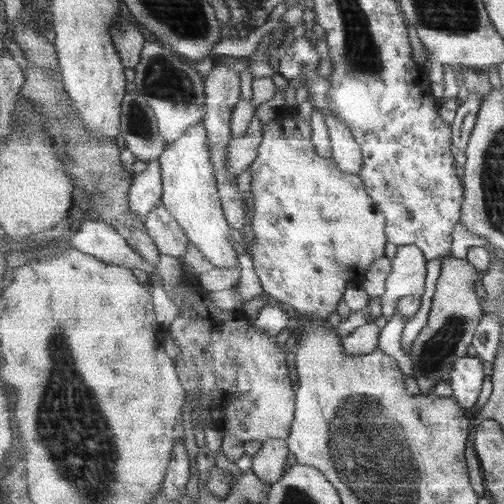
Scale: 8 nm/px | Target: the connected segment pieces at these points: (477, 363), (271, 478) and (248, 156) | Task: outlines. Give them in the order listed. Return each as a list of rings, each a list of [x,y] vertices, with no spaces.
[[[477,356],[461,357],[450,372],[449,380],[454,390],[454,397],[467,411],[471,410],[481,394],[483,380],[487,375],[488,365]]]
[[[271,438],[262,444],[257,454],[253,456],[255,474],[265,484],[275,485],[286,475],[289,468],[289,446],[287,441]]]
[[[255,115],[245,136],[232,137],[230,150],[228,150],[228,167],[235,176],[241,174],[243,170],[249,169],[258,158],[263,133],[264,124],[259,120],[259,116]]]

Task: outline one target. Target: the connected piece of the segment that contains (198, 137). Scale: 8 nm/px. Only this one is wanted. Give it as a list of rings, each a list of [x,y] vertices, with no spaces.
[[[203,121],[192,126],[181,138],[167,143],[162,152],[159,162],[162,168],[163,196],[162,202],[174,216],[176,222],[183,228],[192,244],[217,268],[235,270],[239,266],[241,257],[235,252],[231,245],[236,239],[231,230],[229,222],[222,205],[222,199],[218,191],[218,179],[215,176],[214,163],[211,162],[211,151],[209,137]]]

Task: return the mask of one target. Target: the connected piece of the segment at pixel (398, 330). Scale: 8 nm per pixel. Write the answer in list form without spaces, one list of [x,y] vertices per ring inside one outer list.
[[[397,311],[388,321],[382,322],[382,333],[378,348],[393,355],[399,362],[403,374],[409,374],[411,369],[411,359],[401,349],[401,342],[404,330],[407,326],[407,319],[403,313]]]

